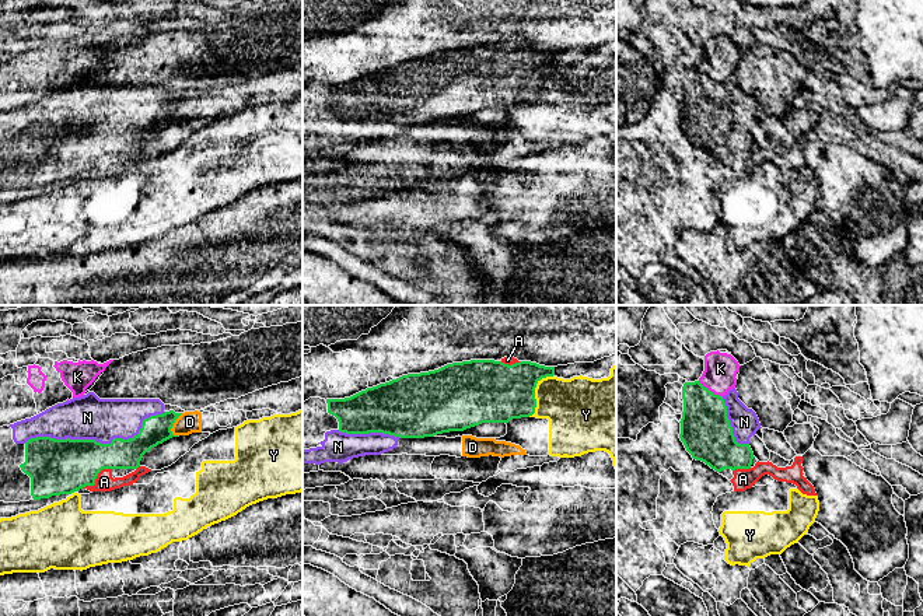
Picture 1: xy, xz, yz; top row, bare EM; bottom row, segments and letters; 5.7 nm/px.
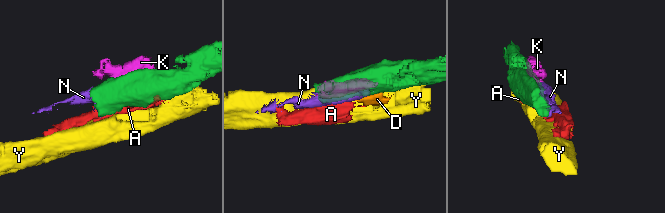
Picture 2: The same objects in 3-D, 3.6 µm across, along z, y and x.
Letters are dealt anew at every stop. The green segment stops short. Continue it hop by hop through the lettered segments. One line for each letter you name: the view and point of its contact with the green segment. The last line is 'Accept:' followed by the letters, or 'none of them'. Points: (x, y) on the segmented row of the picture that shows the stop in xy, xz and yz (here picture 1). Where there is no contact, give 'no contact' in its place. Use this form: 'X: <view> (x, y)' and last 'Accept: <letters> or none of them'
N: xy (98, 443)
Accept: N

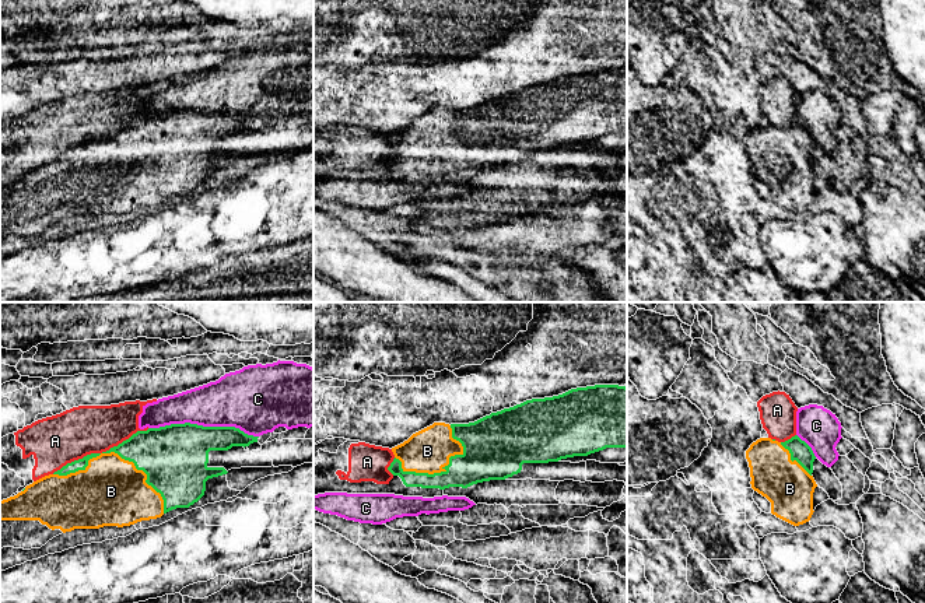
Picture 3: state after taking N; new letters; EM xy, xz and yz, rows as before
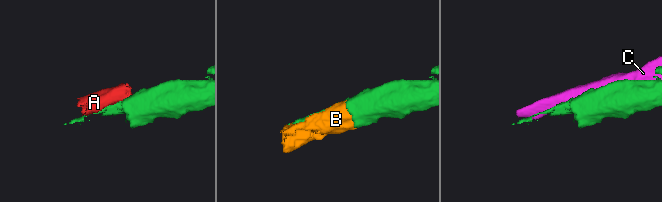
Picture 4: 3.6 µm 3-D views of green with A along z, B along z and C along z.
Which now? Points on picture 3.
B: xy (119, 455)
Accept: B

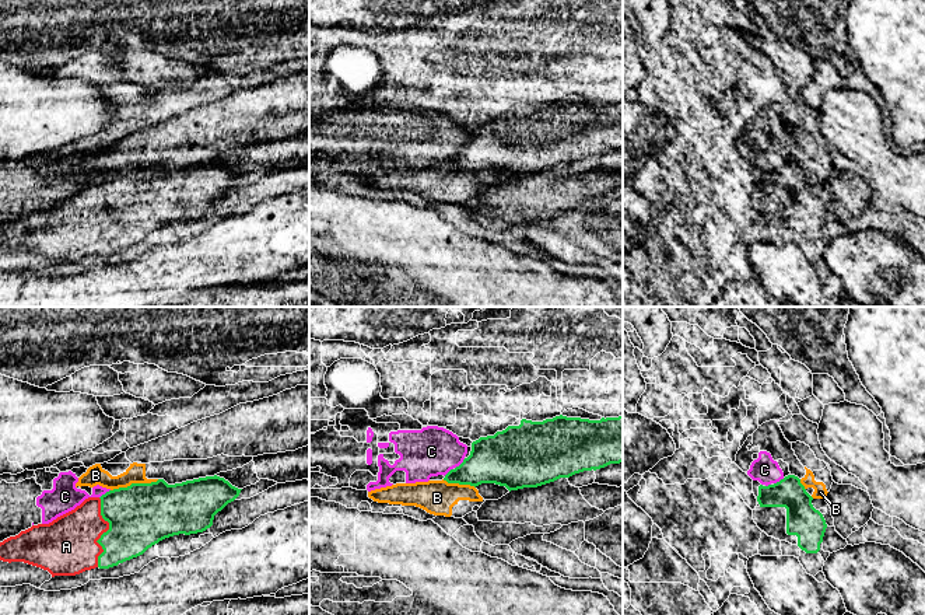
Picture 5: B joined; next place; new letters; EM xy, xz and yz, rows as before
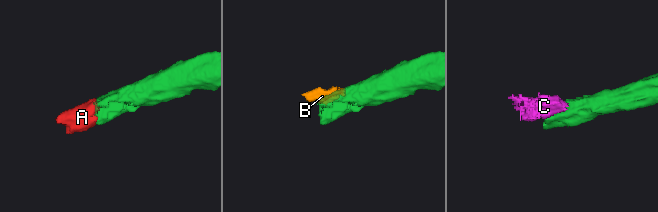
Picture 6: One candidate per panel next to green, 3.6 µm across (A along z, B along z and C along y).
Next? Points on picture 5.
A: xy (104, 533)
Accept: A

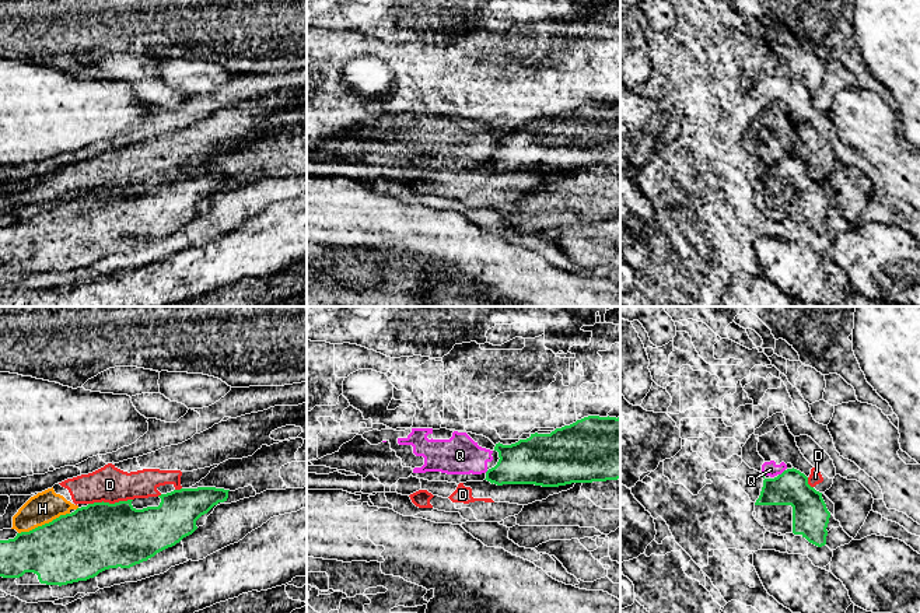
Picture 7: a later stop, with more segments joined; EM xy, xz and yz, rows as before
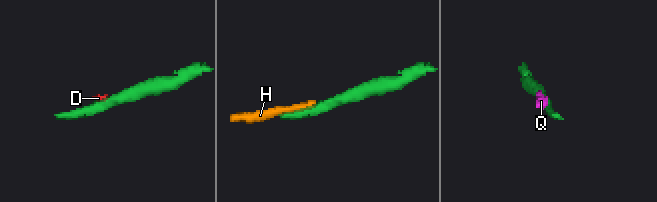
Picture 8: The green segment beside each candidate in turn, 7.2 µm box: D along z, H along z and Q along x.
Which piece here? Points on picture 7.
Accept: none of them

